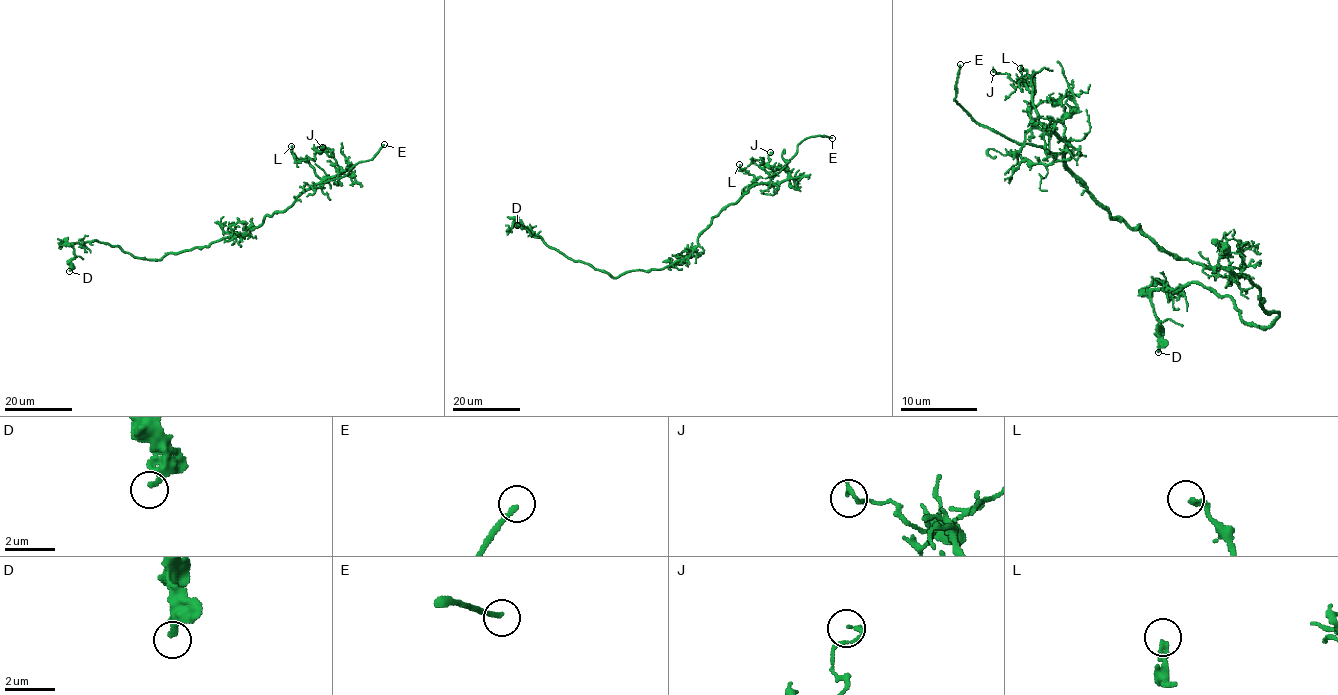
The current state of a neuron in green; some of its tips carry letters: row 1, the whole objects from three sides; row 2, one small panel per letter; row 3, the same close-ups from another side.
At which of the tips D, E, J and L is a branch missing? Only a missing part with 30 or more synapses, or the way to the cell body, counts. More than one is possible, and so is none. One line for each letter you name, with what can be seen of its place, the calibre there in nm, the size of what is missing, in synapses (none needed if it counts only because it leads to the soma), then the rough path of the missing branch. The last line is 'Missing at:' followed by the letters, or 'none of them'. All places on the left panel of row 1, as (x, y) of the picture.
E: Place: (384, 144). Thickness 200 nm. Course of what is missing: (384, 144), (394, 135), (402, 134)
Missing at: E

